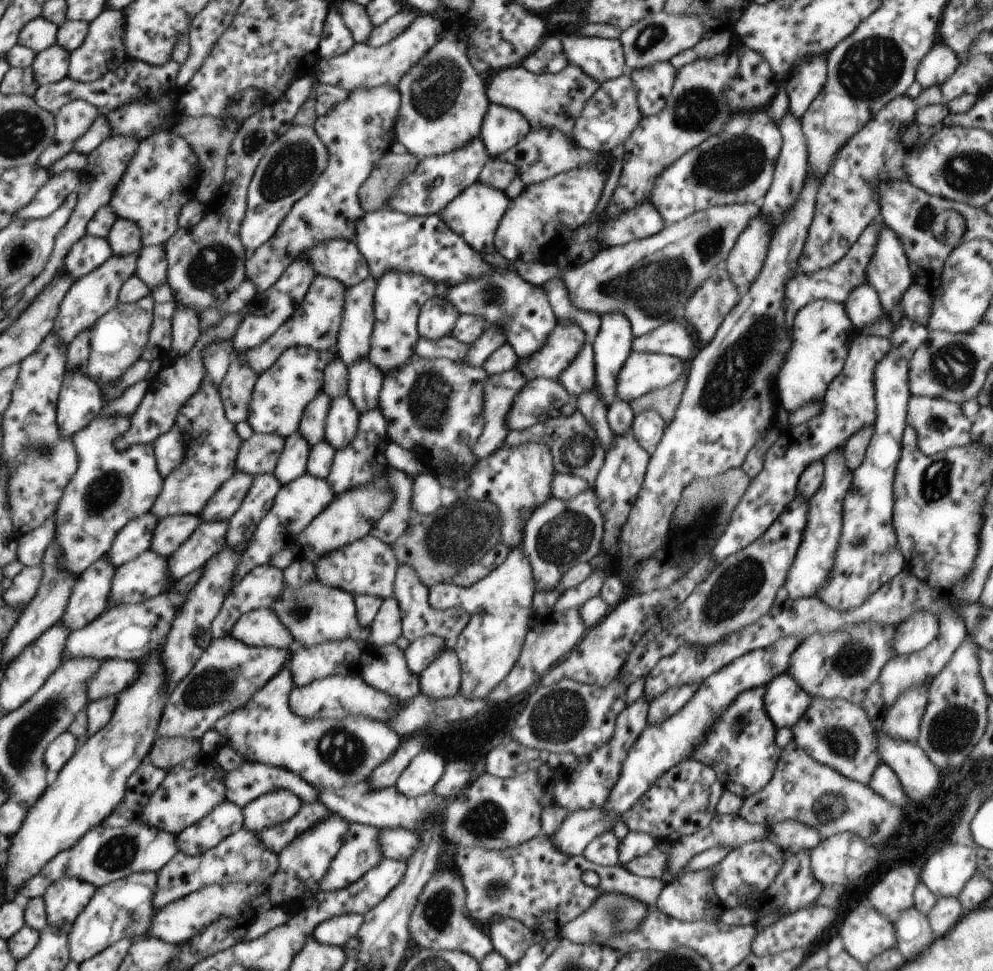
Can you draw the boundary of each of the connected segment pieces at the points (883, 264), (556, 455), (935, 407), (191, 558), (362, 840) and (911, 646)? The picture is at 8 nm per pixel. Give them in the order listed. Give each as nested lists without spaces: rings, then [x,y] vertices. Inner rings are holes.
[[[886,226],[879,234],[875,254],[872,255],[871,262],[868,263],[867,283],[878,293],[883,314],[889,317],[893,327],[892,331],[896,330],[901,320],[905,317],[904,311],[900,306],[901,298],[914,284],[914,278],[900,239],[892,229]]]
[[[577,411],[569,417],[558,417],[528,427],[528,442],[534,442],[534,436],[544,440],[551,448],[556,473],[574,475],[583,478],[592,488],[598,472],[605,461],[605,450],[596,436],[594,429],[588,424],[586,417]]]
[[[911,395],[907,404],[907,424],[917,432],[918,448],[925,455],[968,444],[971,441],[971,426],[973,423],[963,413],[963,408],[957,402],[940,397]]]
[[[202,521],[191,537],[172,553],[169,558],[171,577],[178,582],[193,570],[204,568],[205,564],[226,544],[229,522]]]
[[[350,823],[346,840],[332,859],[319,890],[331,891],[346,888],[377,867],[384,859],[379,834],[381,829],[362,823]]]
[[[917,612],[896,626],[895,640],[891,643],[896,655],[911,655],[926,648],[939,635],[936,615]]]

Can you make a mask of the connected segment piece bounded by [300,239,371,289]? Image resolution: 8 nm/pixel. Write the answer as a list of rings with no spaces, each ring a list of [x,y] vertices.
[[[324,241],[300,257],[308,259],[314,265],[317,275],[335,278],[348,289],[371,275],[367,260],[353,241]]]

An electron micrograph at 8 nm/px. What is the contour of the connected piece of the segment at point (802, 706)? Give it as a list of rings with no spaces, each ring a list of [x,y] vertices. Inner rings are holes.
[[[787,672],[766,686],[765,707],[776,729],[792,729],[811,706],[812,697]]]

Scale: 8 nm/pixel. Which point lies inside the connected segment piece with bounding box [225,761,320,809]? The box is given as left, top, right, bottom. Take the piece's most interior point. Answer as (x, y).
(244, 785)

